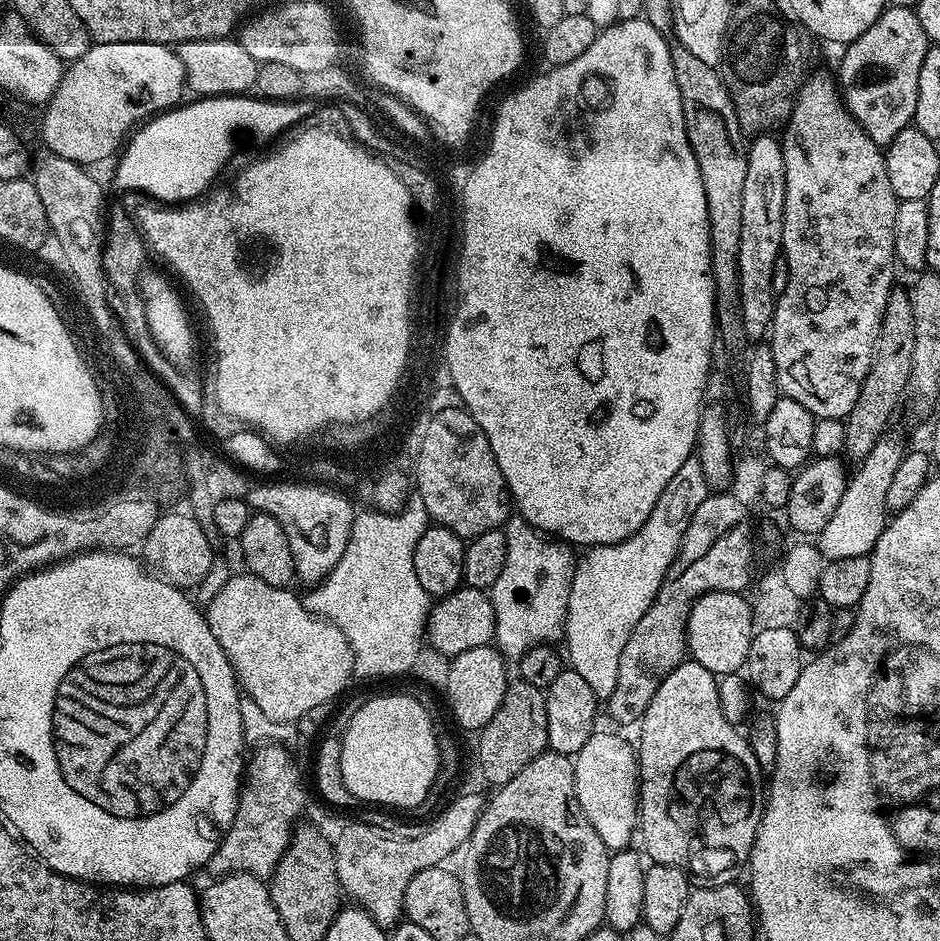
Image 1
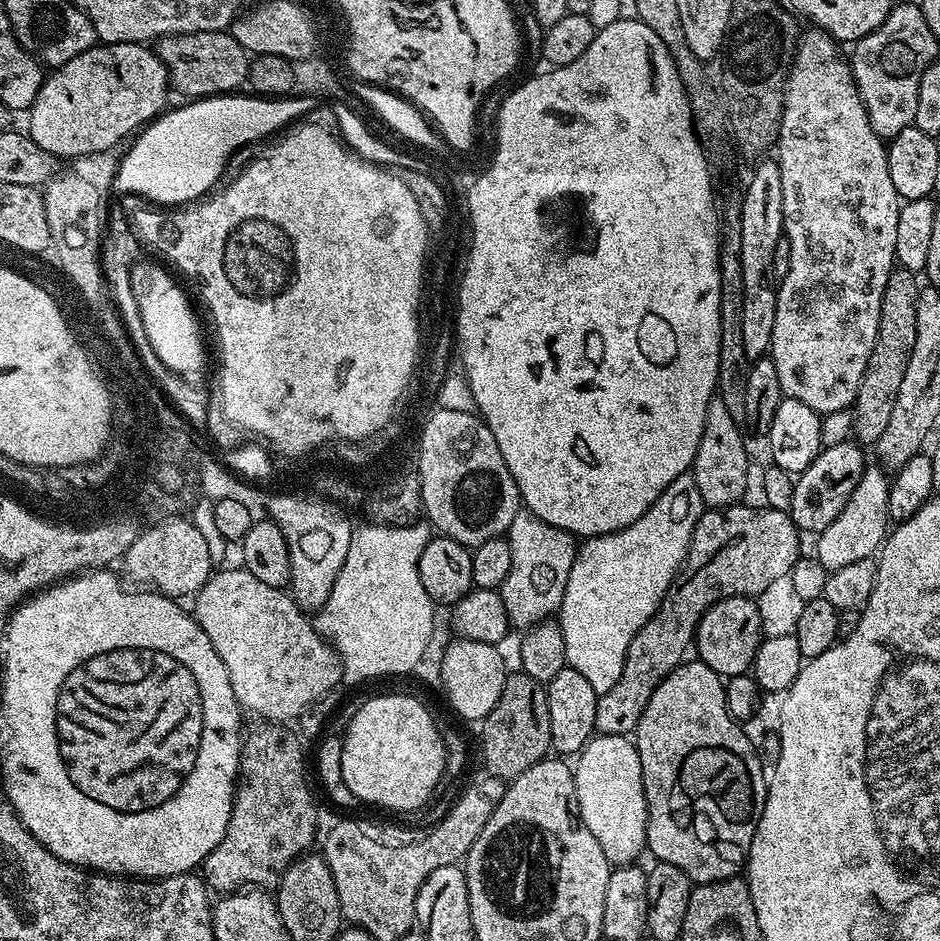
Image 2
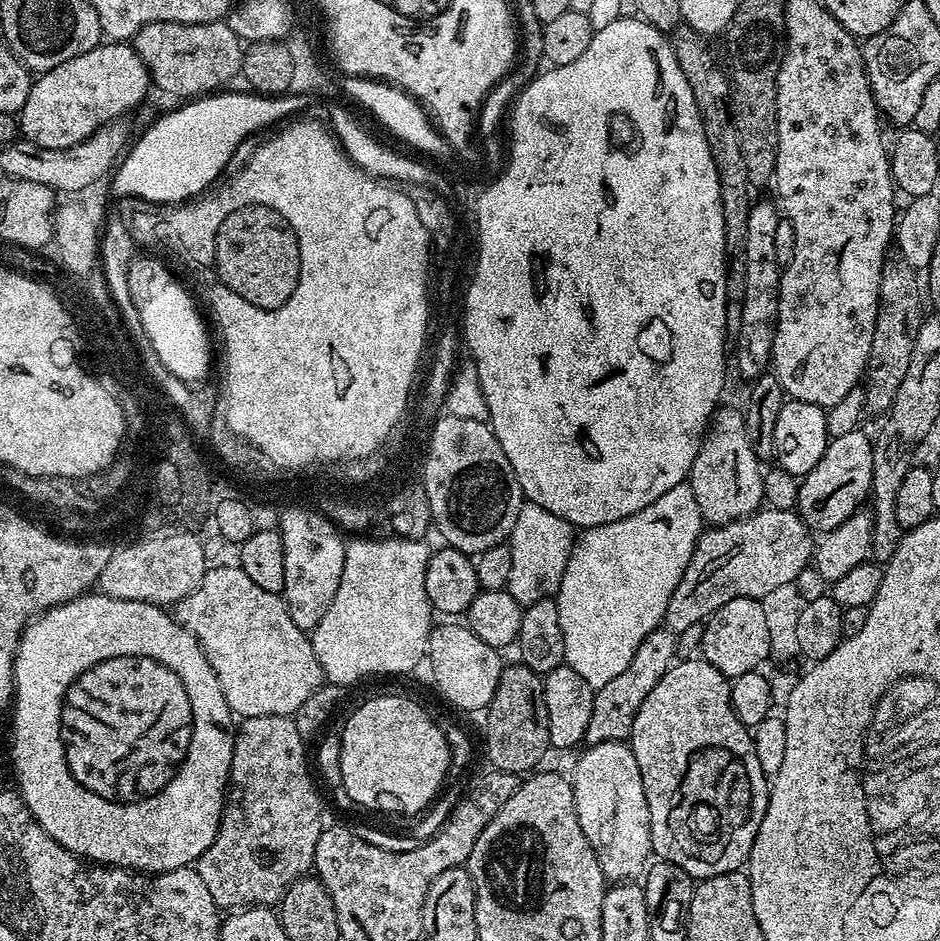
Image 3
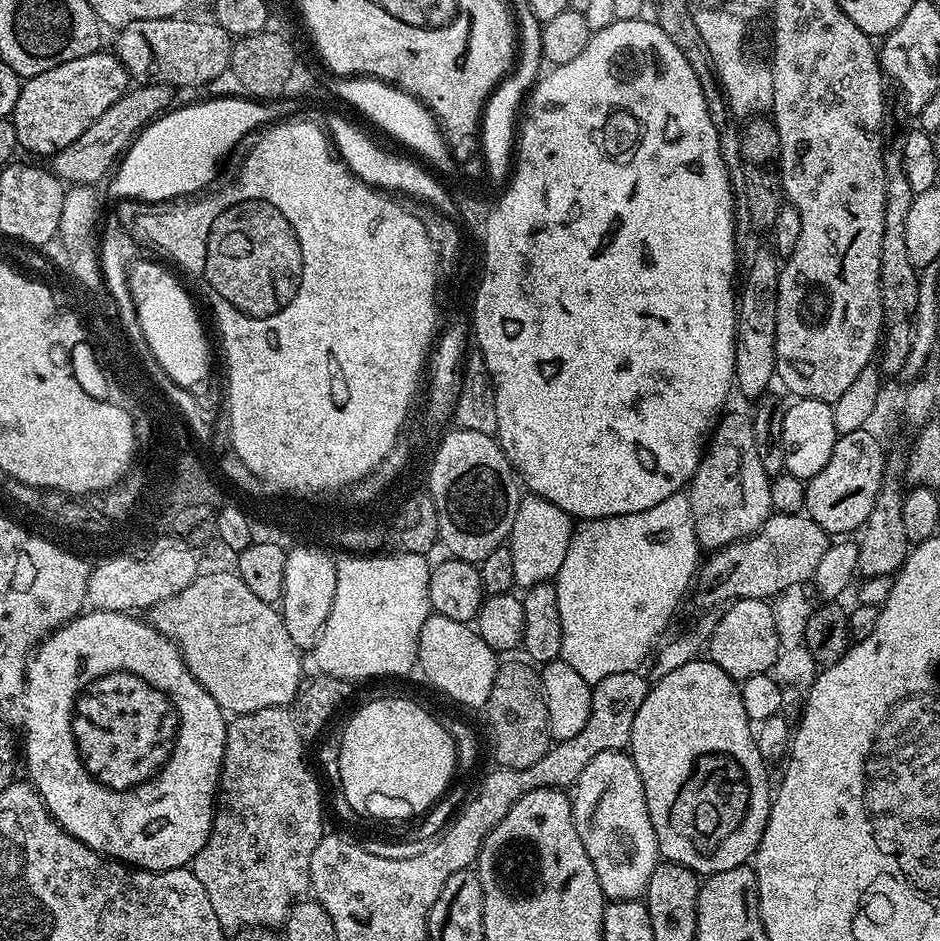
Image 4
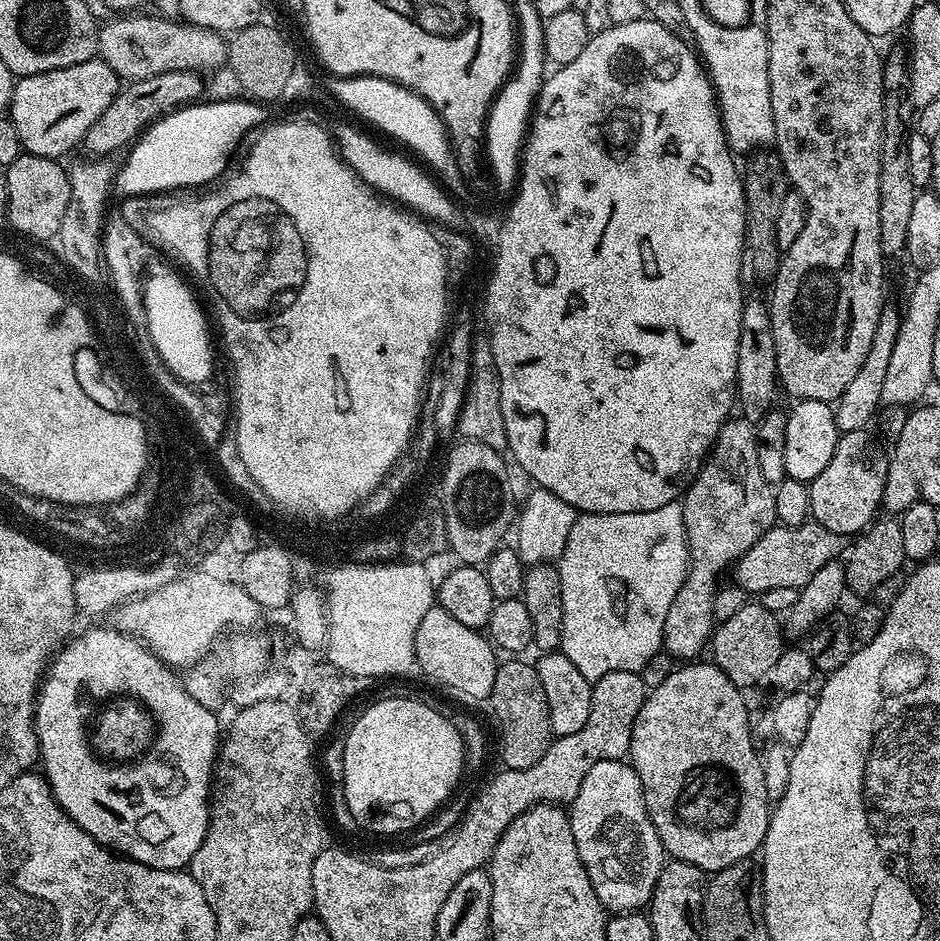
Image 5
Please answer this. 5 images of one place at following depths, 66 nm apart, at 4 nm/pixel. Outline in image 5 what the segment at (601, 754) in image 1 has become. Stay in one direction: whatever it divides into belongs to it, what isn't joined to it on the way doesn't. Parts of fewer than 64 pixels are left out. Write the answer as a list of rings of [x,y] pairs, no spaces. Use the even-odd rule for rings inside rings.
[[[600,760],[590,766],[590,774],[582,778],[582,786],[578,786],[578,794],[572,799],[568,821],[574,834],[578,858],[586,868],[586,874],[594,886],[594,894],[602,907],[612,914],[643,909],[652,899],[654,882],[658,882],[658,874],[662,874],[666,853],[654,830],[654,822],[650,822],[648,817],[640,779],[631,763]]]

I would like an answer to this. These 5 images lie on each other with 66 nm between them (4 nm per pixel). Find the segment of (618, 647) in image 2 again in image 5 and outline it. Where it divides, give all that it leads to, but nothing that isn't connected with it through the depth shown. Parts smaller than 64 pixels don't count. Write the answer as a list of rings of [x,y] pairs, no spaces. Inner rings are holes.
[[[683,503],[658,506],[658,510],[645,512],[577,515],[574,526],[570,526],[570,538],[566,538],[566,550],[560,555],[558,571],[562,582],[559,651],[564,652],[590,682],[615,672],[640,673],[650,658],[661,651],[666,613],[688,573]]]

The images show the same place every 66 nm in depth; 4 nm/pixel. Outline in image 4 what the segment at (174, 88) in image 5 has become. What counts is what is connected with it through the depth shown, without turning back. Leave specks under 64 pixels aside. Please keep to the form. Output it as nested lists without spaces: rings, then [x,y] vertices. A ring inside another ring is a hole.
[[[140,84],[133,87],[122,98],[118,98],[118,102],[114,102],[114,106],[110,106],[110,110],[106,110],[106,114],[102,114],[102,118],[98,118],[98,122],[94,122],[94,126],[86,130],[86,134],[82,134],[77,140],[70,142],[70,146],[51,157],[52,171],[68,186],[98,185],[104,175],[109,175],[110,169],[121,159],[122,154],[132,147],[133,140],[153,120],[173,107],[172,96],[173,89],[163,84]]]

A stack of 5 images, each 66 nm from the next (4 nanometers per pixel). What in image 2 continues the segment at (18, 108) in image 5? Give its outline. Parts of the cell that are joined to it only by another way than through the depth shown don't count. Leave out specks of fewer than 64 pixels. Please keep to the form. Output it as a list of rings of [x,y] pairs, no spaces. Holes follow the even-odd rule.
[[[97,43],[96,47],[78,54],[78,58],[70,58],[70,62],[61,68],[51,69],[45,75],[32,107],[27,109],[26,132],[34,142],[38,142],[38,146],[42,146],[42,150],[57,158],[108,152],[123,136],[131,137],[137,130],[157,119],[165,111],[164,103],[168,100],[168,92],[170,93],[168,71],[151,47],[143,43]]]

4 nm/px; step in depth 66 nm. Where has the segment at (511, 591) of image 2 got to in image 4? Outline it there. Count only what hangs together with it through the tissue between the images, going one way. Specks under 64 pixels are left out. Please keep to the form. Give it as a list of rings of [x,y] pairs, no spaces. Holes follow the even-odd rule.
[[[521,495],[512,532],[506,541],[506,547],[514,554],[515,587],[527,590],[536,584],[555,581],[558,570],[562,570],[562,562],[566,559],[566,550],[570,550],[573,531],[574,520],[566,514],[566,510],[558,510],[554,502],[541,496]]]

